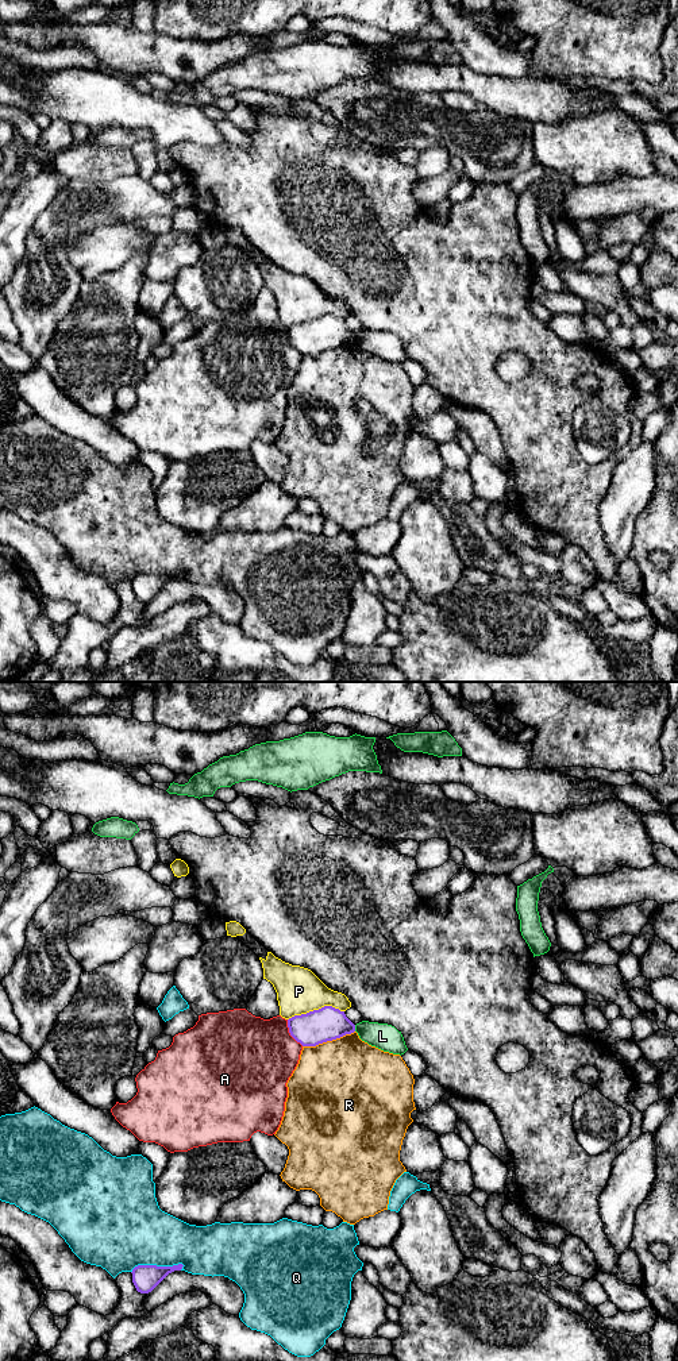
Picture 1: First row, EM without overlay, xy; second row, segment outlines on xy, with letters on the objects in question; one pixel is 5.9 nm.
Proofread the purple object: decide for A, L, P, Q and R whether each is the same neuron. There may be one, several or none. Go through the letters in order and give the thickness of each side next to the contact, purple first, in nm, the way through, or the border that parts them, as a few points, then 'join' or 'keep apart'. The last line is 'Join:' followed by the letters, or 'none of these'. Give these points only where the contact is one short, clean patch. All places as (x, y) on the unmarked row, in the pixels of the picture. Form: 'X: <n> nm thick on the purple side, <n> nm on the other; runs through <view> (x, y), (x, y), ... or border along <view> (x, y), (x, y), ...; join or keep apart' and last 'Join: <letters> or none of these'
A: 200 nm thick on the purple side, 460 nm on the other; keep apart
L: 200 nm thick on the purple side, 160 nm on the other; border along xy (354, 334), (355, 339); keep apart
P: 200 nm thick on the purple side, 280 nm on the other; keep apart
Q: 160 nm thick on the purple side, 420 nm on the other; keep apart
R: 200 nm thick on the purple side, 480 nm on the other; keep apart
Join: none of these

